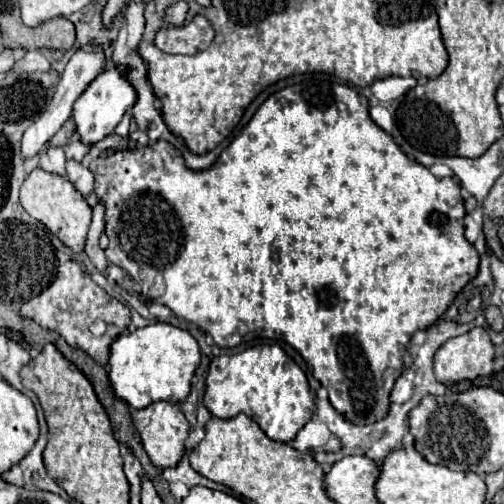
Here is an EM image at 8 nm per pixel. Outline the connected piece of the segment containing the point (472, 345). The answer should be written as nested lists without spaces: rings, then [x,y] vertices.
[[[473,328],[463,336],[447,340],[435,354],[435,378],[439,382],[461,382],[493,374],[495,346],[487,328]]]

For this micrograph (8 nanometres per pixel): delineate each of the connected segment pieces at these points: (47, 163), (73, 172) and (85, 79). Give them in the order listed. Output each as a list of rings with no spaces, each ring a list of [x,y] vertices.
[[[49,146],[41,154],[41,168],[53,174],[65,174],[65,152],[61,146]]]
[[[75,160],[67,162],[67,178],[83,198],[87,198],[93,192],[93,174],[81,162],[75,162]]]
[[[83,46],[83,48],[79,48],[79,50],[73,54],[73,58],[69,60],[69,64],[65,66],[65,72],[61,74],[61,80],[59,80],[59,84],[57,84],[57,90],[55,90],[53,100],[51,100],[51,104],[47,106],[45,114],[43,114],[37,122],[33,122],[33,124],[25,130],[25,134],[23,134],[23,140],[21,140],[21,156],[23,156],[23,160],[25,160],[25,158],[33,158],[33,156],[51,140],[51,136],[65,124],[65,120],[69,120],[75,100],[77,100],[77,98],[85,92],[85,88],[99,76],[101,68],[103,68],[103,54],[101,54],[101,50],[99,50],[97,46]]]

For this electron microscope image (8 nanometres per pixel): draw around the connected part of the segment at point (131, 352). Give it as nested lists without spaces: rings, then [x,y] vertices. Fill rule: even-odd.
[[[155,322],[135,332],[117,336],[109,352],[109,382],[115,396],[137,410],[159,400],[179,404],[189,394],[191,378],[199,362],[199,346],[187,330]]]

